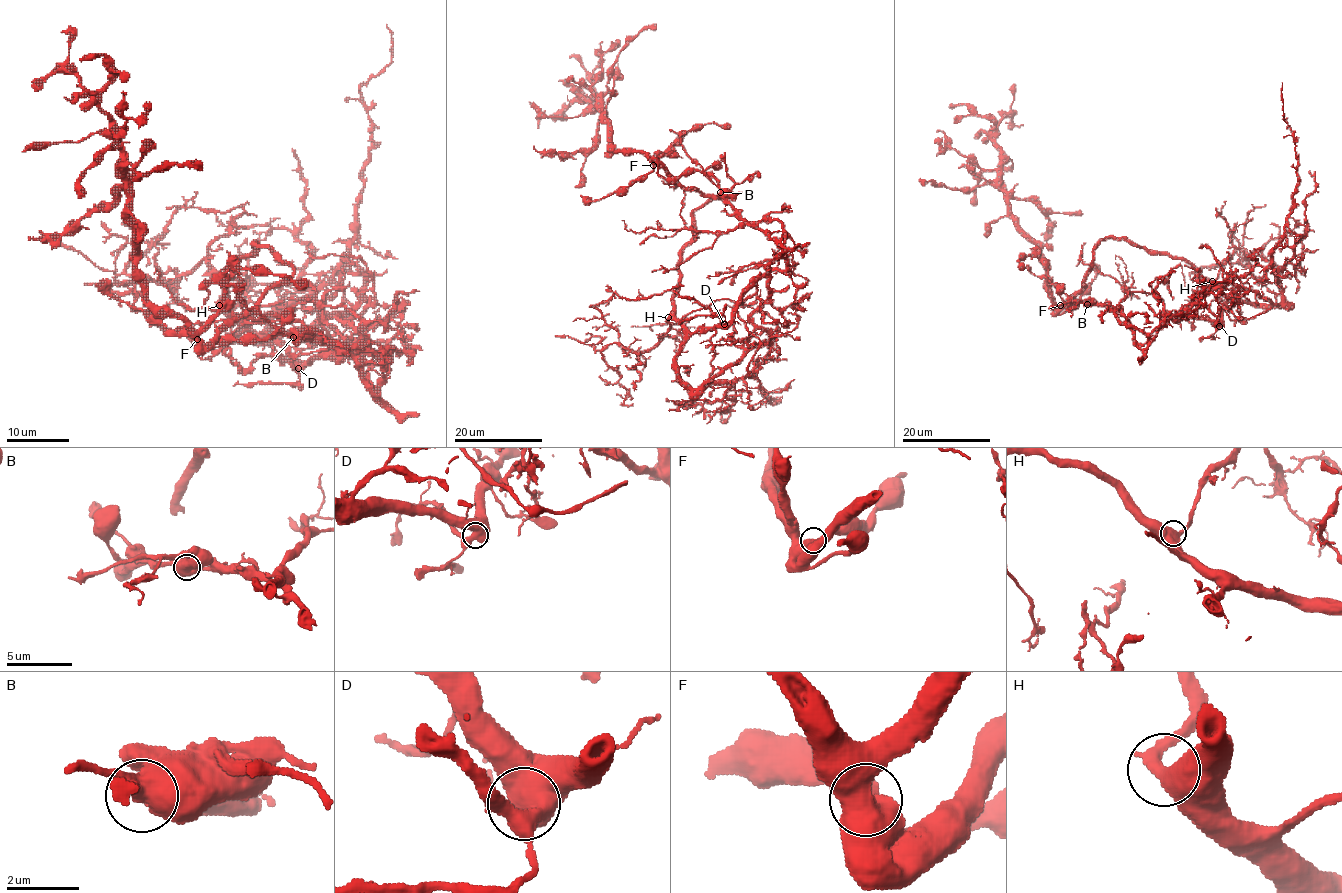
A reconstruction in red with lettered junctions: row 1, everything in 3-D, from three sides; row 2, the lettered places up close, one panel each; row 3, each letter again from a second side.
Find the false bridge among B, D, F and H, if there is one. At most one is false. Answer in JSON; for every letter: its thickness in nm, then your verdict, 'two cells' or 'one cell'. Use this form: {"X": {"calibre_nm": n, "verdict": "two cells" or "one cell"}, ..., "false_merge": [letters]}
{"B": {"calibre_nm": 650, "verdict": "two cells"}, "D": {"calibre_nm": 650, "verdict": "one cell"}, "F": {"calibre_nm": 550, "verdict": "one cell"}, "H": {"calibre_nm": 500, "verdict": "one cell"}, "false_merge": ["B"]}

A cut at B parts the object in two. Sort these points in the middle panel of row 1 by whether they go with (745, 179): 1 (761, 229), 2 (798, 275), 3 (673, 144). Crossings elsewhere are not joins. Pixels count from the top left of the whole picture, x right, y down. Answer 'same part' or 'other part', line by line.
1: same part
2: other part
3: other part

